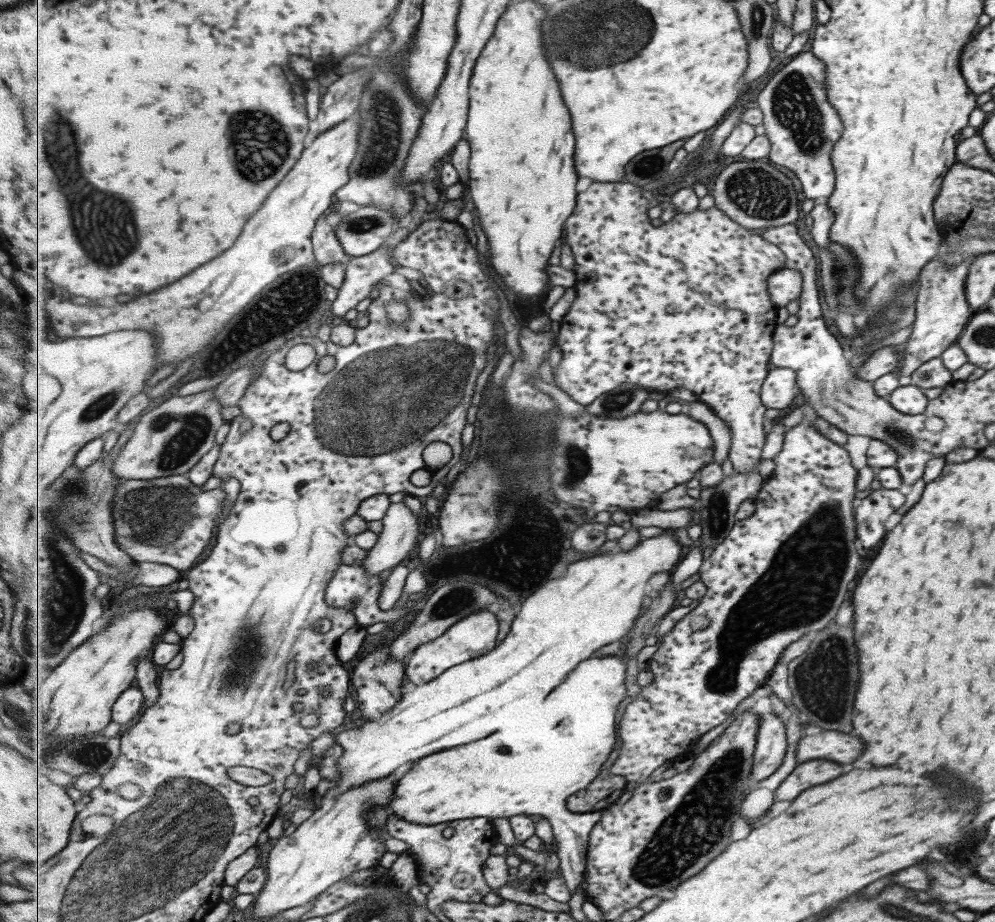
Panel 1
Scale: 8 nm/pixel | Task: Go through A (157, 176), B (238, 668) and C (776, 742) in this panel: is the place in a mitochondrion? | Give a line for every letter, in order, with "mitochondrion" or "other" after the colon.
A: other
B: mitochondrion
C: other

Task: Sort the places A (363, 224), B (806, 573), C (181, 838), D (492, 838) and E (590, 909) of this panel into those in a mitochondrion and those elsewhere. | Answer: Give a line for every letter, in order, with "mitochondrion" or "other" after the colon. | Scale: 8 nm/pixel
A: mitochondrion
B: mitochondrion
C: mitochondrion
D: other
E: other

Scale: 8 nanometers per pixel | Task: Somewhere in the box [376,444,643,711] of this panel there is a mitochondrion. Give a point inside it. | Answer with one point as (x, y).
(450, 604)

